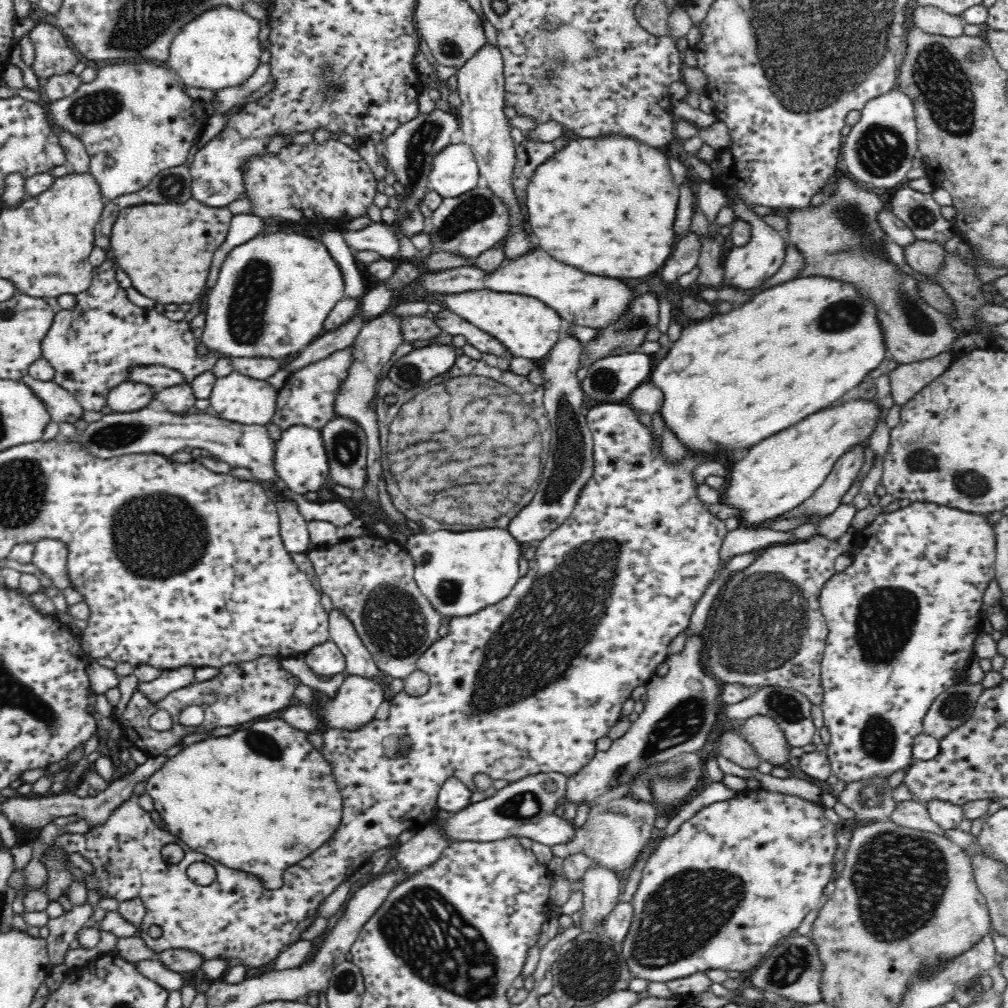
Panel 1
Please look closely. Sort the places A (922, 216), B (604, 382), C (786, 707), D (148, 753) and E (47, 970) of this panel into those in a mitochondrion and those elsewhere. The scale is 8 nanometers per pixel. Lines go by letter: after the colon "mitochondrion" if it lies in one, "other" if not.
A: mitochondrion
B: mitochondrion
C: mitochondrion
D: other
E: other

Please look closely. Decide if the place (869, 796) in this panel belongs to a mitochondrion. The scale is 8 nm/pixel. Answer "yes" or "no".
yes

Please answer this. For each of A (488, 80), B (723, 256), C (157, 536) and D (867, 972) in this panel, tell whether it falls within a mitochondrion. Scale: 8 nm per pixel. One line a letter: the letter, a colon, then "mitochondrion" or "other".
A: other
B: other
C: mitochondrion
D: other

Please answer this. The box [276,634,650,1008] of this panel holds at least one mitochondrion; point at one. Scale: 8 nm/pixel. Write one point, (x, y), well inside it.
(424, 928)

